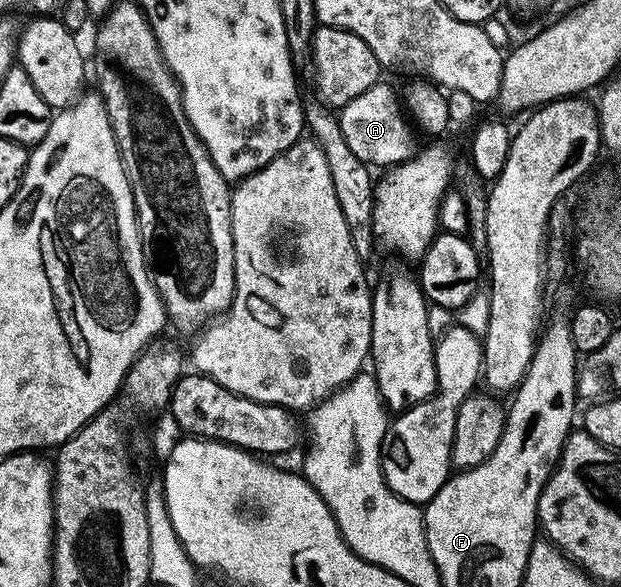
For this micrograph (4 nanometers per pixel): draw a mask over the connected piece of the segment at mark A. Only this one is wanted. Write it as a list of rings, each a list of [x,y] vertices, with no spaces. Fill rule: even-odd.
[[[384,80],[378,81],[339,109],[338,121],[345,142],[351,147],[356,158],[360,158],[366,165],[374,168],[376,166],[391,168],[413,159],[416,145],[410,130],[411,125],[407,120],[399,94],[397,96],[393,88]]]

